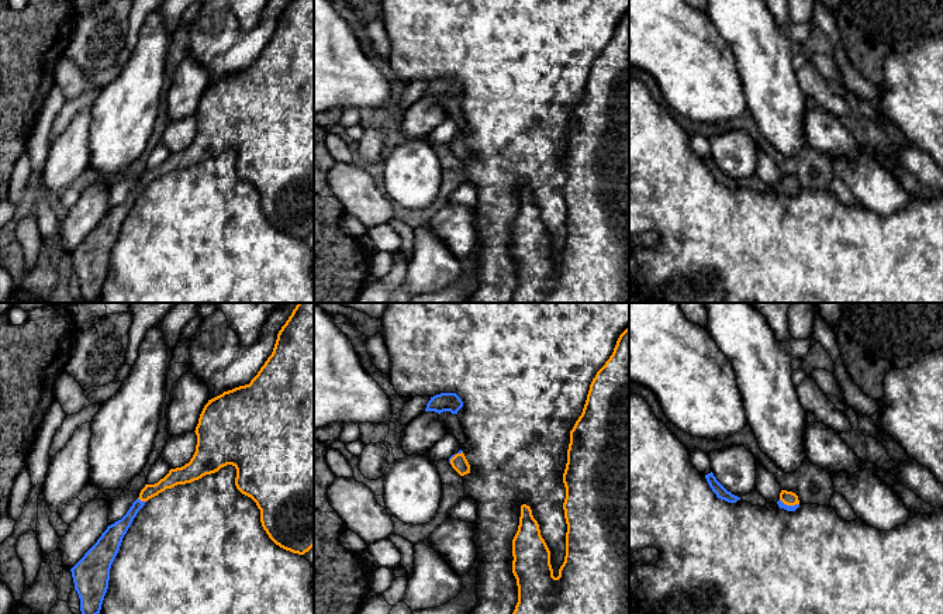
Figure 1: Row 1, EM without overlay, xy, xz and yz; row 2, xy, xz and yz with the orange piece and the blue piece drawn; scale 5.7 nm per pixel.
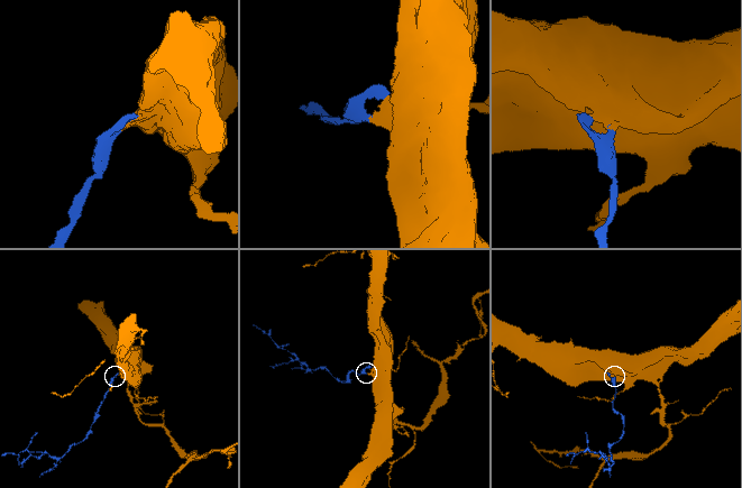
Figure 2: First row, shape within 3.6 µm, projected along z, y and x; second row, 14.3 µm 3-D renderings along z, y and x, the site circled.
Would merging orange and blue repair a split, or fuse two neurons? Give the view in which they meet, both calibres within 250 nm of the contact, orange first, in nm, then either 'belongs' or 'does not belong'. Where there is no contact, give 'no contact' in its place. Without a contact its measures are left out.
yz | 80/40 nm | belongs

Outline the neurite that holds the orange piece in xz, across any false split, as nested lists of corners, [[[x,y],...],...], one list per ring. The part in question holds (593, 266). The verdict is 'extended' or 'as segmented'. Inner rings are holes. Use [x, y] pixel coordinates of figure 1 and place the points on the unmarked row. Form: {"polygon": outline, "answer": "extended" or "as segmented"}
{"polygon": [[[629,11],[593,63],[583,97],[570,115],[563,168],[566,241],[557,262],[553,261],[550,235],[531,192],[521,190],[519,210],[512,224],[512,258],[518,270],[512,303],[629,303]]], "answer": "as segmented"}

